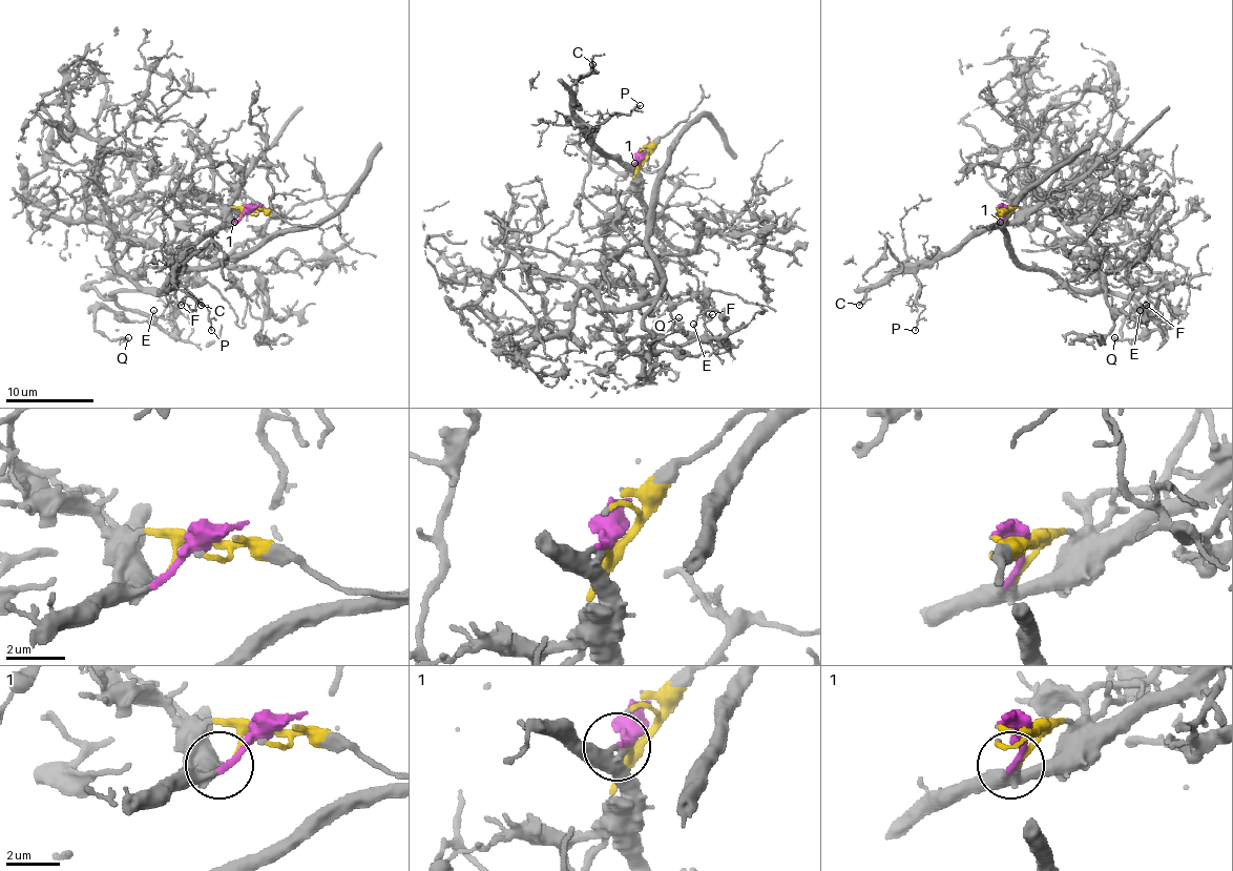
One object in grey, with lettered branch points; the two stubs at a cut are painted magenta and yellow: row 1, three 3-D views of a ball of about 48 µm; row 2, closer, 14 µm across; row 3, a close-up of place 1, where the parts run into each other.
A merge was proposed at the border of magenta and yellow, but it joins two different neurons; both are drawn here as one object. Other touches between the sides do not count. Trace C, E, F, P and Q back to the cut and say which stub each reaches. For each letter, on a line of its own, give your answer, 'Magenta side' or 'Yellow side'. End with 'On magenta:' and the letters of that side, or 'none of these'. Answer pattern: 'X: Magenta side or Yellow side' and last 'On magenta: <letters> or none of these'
C: Magenta side
E: Yellow side
F: Yellow side
P: Magenta side
Q: Yellow side
On magenta: C, P

